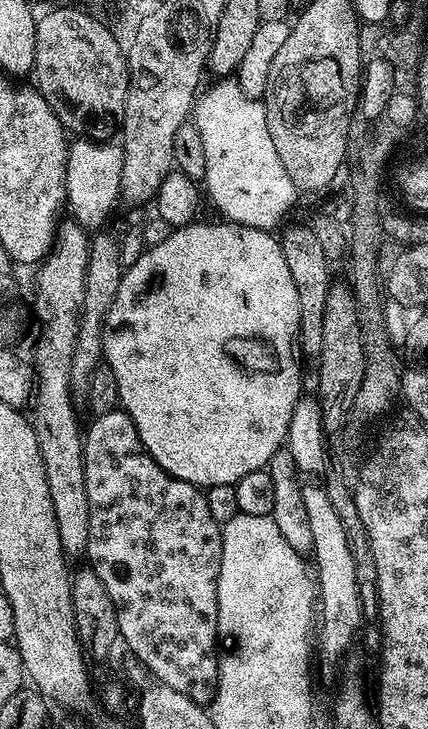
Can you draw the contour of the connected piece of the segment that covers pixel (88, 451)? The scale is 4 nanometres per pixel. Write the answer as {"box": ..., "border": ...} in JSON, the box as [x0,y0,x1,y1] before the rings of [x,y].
{"box":[84,410,222,706],"border":[[[117,410],[110,414],[102,414],[95,417],[91,421],[93,424],[87,425],[84,432],[84,473],[86,474],[86,498],[90,506],[90,538],[88,539],[88,551],[86,553],[87,559],[92,559],[90,564],[91,571],[98,574],[98,578],[102,578],[102,586],[106,586],[106,590],[110,590],[110,598],[114,598],[114,606],[118,614],[118,630],[120,631],[120,639],[132,651],[132,654],[142,663],[146,668],[166,686],[170,686],[173,690],[178,690],[179,693],[184,694],[194,702],[203,706],[211,705],[212,696],[216,692],[216,675],[218,674],[218,666],[220,665],[218,659],[218,574],[222,566],[222,525],[214,522],[214,518],[210,518],[210,506],[206,506],[206,498],[204,492],[197,488],[195,484],[190,482],[182,482],[178,478],[171,476],[166,470],[162,470],[162,466],[158,466],[158,462],[154,462],[154,458],[150,453],[144,449],[142,438],[138,434],[138,430],[134,426],[134,422],[124,413],[123,410]]]}

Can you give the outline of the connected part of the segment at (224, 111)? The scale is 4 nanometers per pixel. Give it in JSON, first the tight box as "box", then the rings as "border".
{"box":[194,78,296,229],"border":[[[226,78],[216,84],[194,105],[196,132],[204,151],[202,184],[207,199],[208,196],[212,199],[225,221],[251,228],[275,229],[275,224],[291,210],[296,200],[296,183],[286,174],[286,166],[282,166],[282,158],[278,158],[278,150],[274,150],[263,103],[242,94],[235,79]]]}

